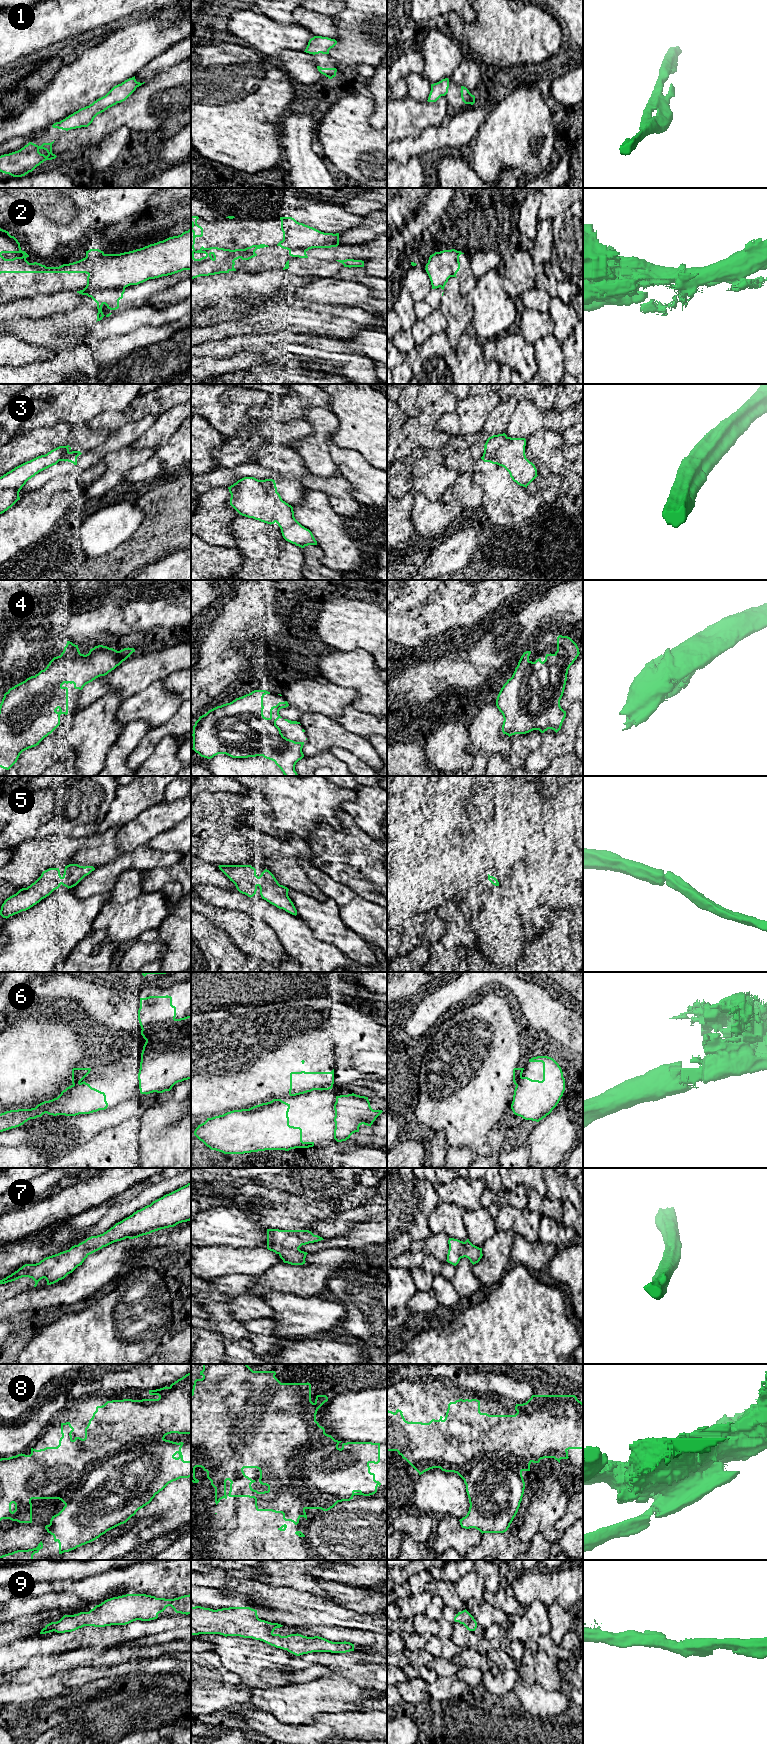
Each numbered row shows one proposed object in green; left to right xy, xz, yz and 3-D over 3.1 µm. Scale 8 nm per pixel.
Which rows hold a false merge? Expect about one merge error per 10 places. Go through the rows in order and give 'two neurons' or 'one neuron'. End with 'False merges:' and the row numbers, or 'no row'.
1: one neuron
2: one neuron
3: one neuron
4: one neuron
5: one neuron
6: one neuron
7: one neuron
8: two neurons
9: one neuron
False merges: 8

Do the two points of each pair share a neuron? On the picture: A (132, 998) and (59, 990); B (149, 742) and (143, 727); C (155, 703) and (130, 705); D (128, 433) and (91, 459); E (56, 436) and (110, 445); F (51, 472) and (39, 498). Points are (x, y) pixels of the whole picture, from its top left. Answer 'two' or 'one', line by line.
A: one
B: two
C: one
D: one
E: two
F: two

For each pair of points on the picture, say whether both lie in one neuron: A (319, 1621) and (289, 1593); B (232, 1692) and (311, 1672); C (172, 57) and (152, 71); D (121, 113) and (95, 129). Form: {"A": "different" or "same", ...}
{"A": "same", "B": "different", "C": "same", "D": "same"}

